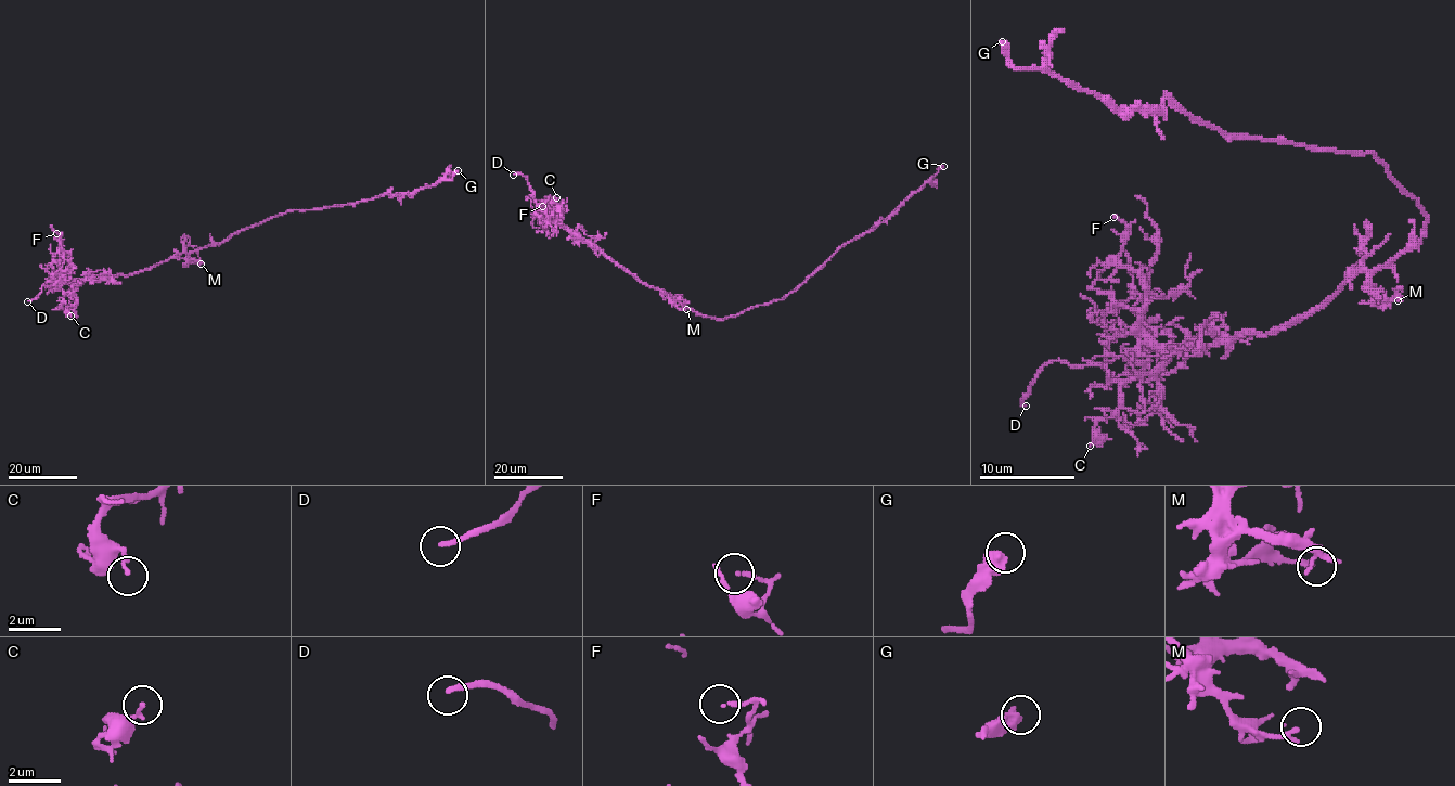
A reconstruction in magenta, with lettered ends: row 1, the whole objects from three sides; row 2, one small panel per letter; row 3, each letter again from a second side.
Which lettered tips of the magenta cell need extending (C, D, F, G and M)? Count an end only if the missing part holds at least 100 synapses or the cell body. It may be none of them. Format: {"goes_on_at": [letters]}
{"goes_on_at": ["D"]}

